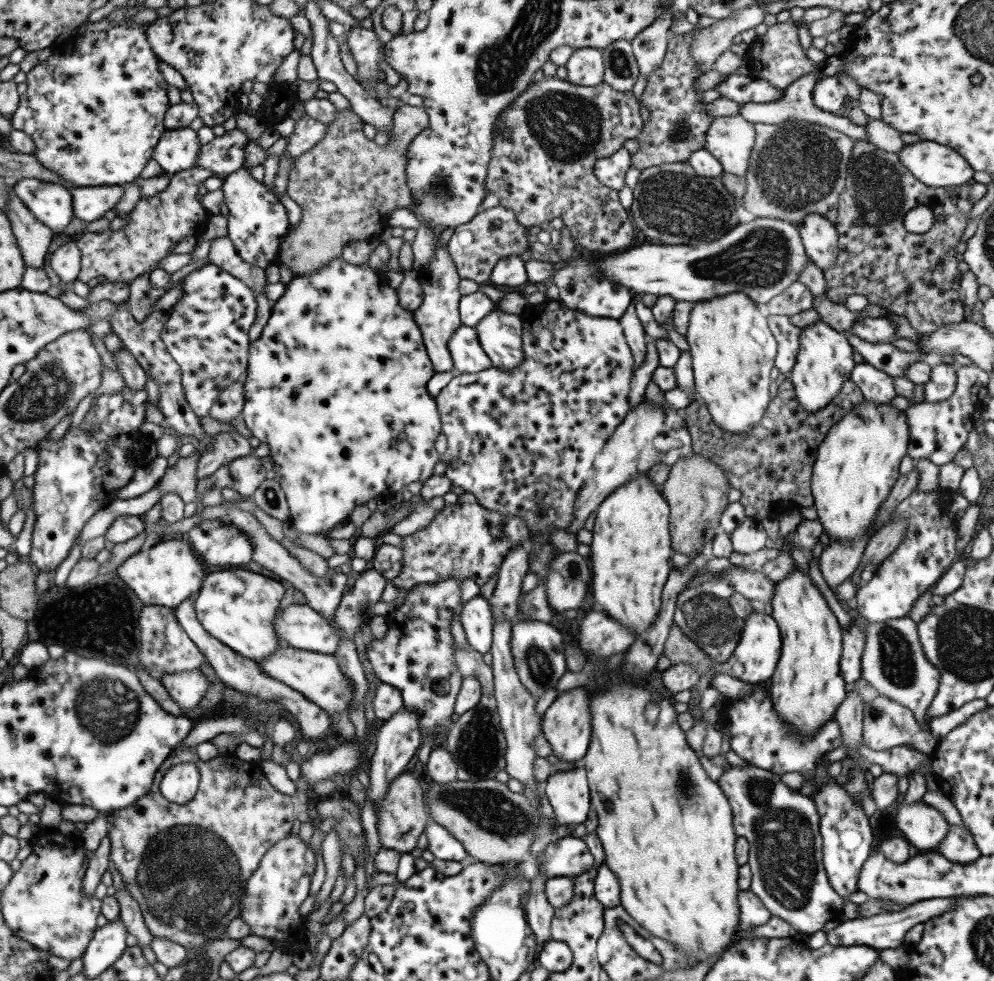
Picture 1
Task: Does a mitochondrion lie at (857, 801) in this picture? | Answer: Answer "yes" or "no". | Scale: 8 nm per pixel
no

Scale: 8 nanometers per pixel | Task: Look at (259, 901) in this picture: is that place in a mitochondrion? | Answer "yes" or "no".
yes

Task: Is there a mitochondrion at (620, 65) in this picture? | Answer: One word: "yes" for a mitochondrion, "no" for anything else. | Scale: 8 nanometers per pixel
yes

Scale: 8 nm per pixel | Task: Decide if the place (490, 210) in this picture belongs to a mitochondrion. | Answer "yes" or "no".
no

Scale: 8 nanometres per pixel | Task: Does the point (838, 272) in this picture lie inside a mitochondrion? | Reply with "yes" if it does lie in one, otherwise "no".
no

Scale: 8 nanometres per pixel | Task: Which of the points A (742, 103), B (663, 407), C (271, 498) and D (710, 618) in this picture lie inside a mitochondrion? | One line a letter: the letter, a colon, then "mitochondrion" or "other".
A: other
B: other
C: mitochondrion
D: mitochondrion

